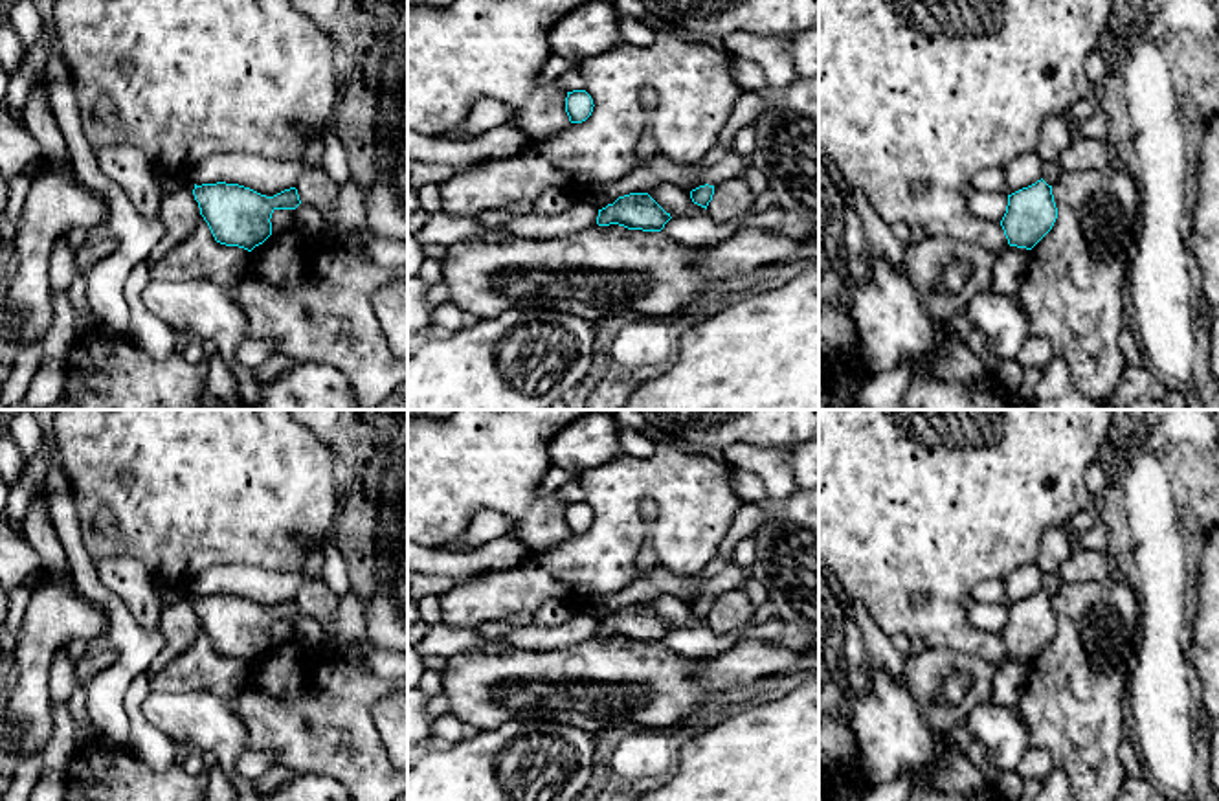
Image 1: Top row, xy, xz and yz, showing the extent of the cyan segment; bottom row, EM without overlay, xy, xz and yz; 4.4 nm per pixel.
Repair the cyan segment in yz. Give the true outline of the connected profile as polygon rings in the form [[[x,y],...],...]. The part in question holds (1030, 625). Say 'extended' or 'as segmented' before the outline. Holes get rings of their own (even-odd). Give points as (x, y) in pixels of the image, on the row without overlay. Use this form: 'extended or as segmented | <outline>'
as segmented | [[[1041,590],[1008,606],[1001,637],[1010,658],[1032,661],[1052,641],[1056,630],[1052,597]]]

